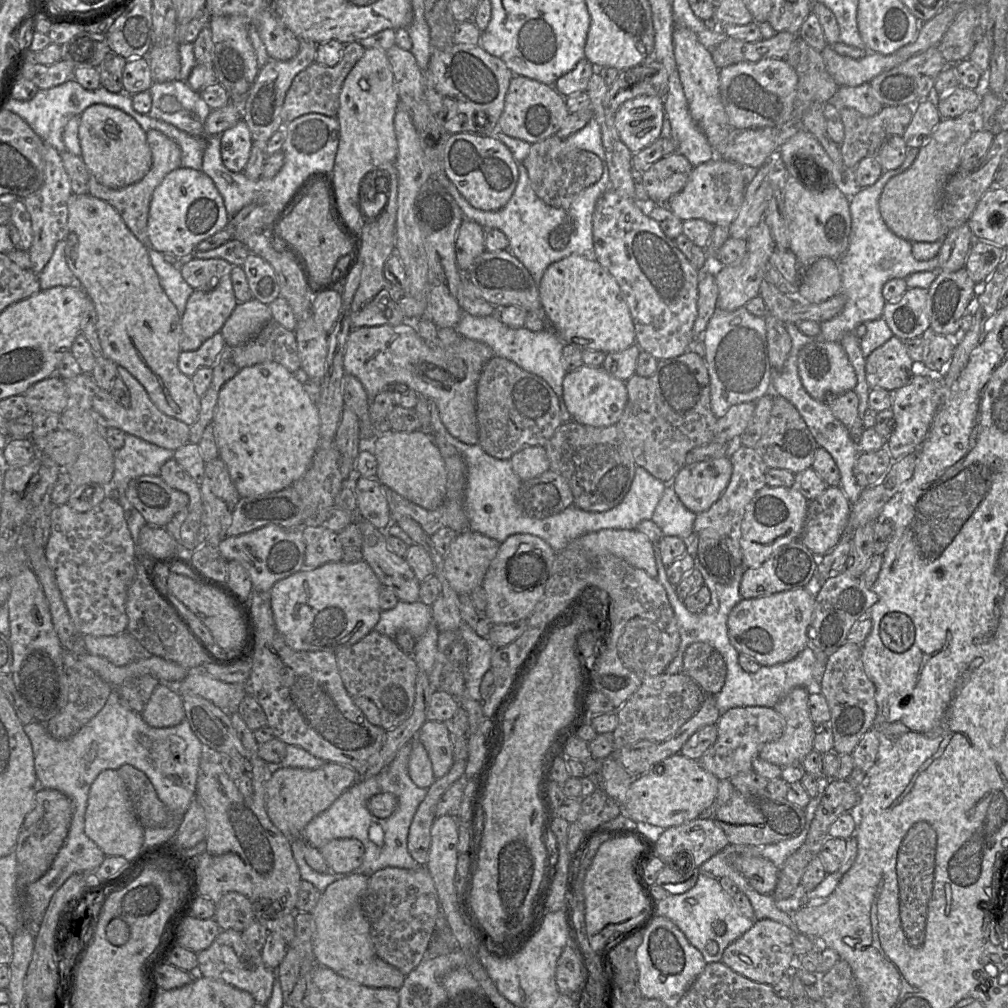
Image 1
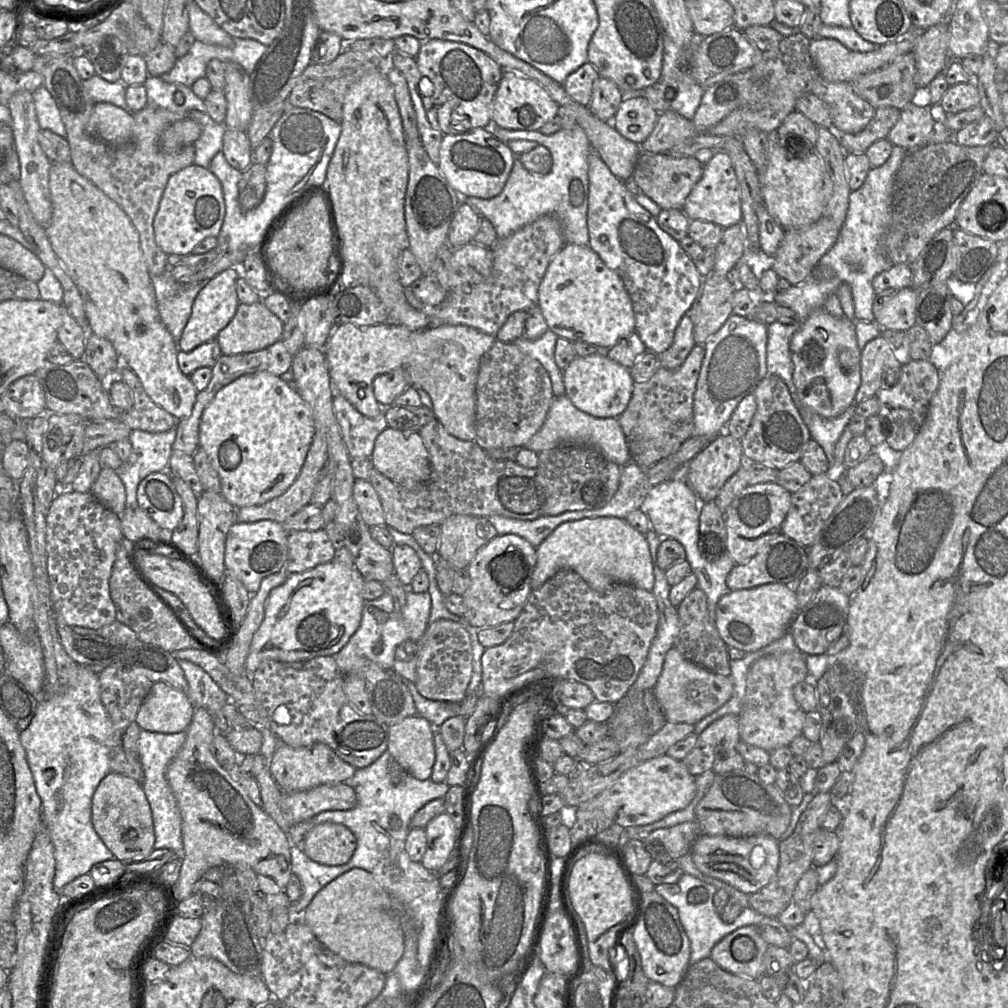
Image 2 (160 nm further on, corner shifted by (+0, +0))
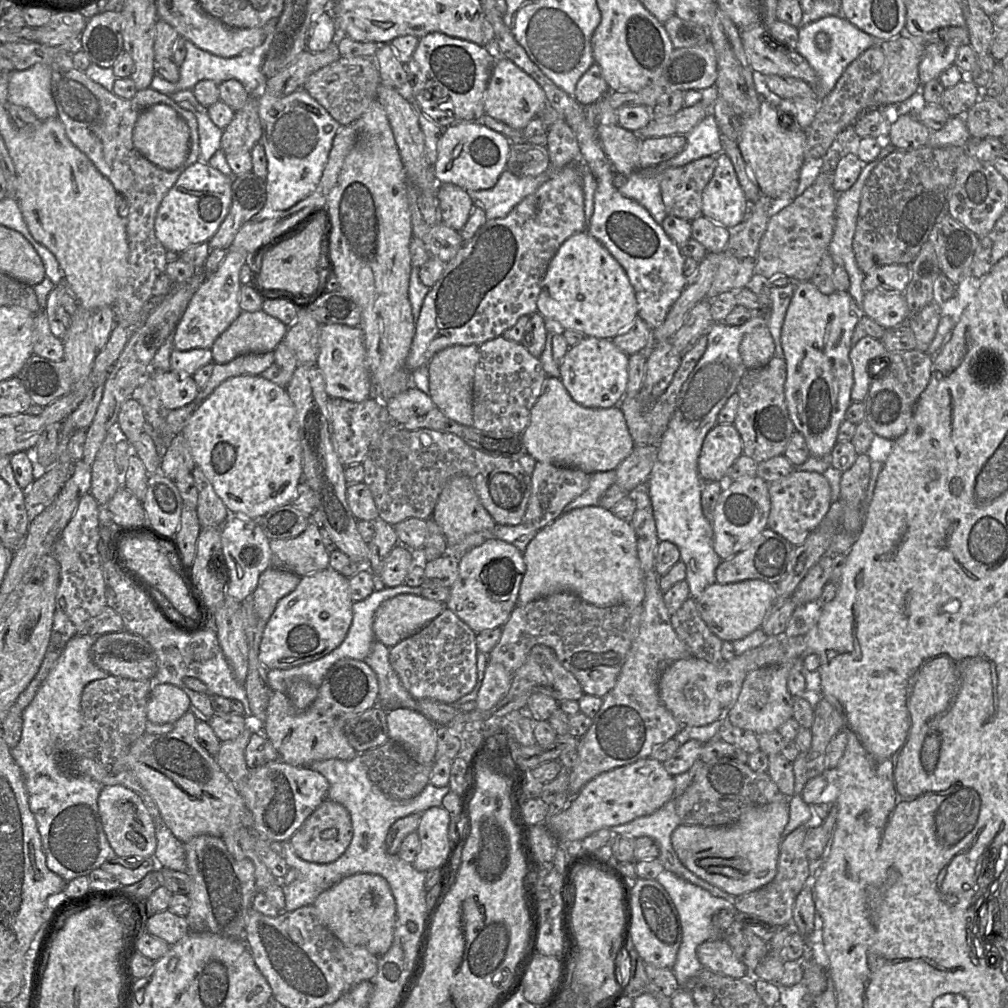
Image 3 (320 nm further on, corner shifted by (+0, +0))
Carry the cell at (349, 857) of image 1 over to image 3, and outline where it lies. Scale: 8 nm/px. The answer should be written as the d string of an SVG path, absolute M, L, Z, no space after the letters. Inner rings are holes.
M325 799L290 838L289 842L301 859L311 863L326 864L343 855L352 837L353 828L349 811L342 804Z

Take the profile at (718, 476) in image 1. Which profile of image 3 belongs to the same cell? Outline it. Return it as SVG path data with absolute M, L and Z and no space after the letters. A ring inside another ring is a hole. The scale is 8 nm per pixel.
M716 424L705 436L698 457L698 471L704 482L720 481L743 454L740 434L734 424Z

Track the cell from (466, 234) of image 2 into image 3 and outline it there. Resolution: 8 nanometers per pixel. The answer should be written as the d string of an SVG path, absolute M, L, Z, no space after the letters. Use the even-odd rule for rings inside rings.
M451 183L439 184L436 199L442 222L460 231L466 224L473 209L473 200L463 188Z

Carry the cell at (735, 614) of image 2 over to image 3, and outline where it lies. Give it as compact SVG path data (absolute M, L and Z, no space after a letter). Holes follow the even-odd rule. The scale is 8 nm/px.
M748 579L735 583L715 582L694 598L701 618L722 641L742 639L759 629L778 598L776 586L760 579Z

